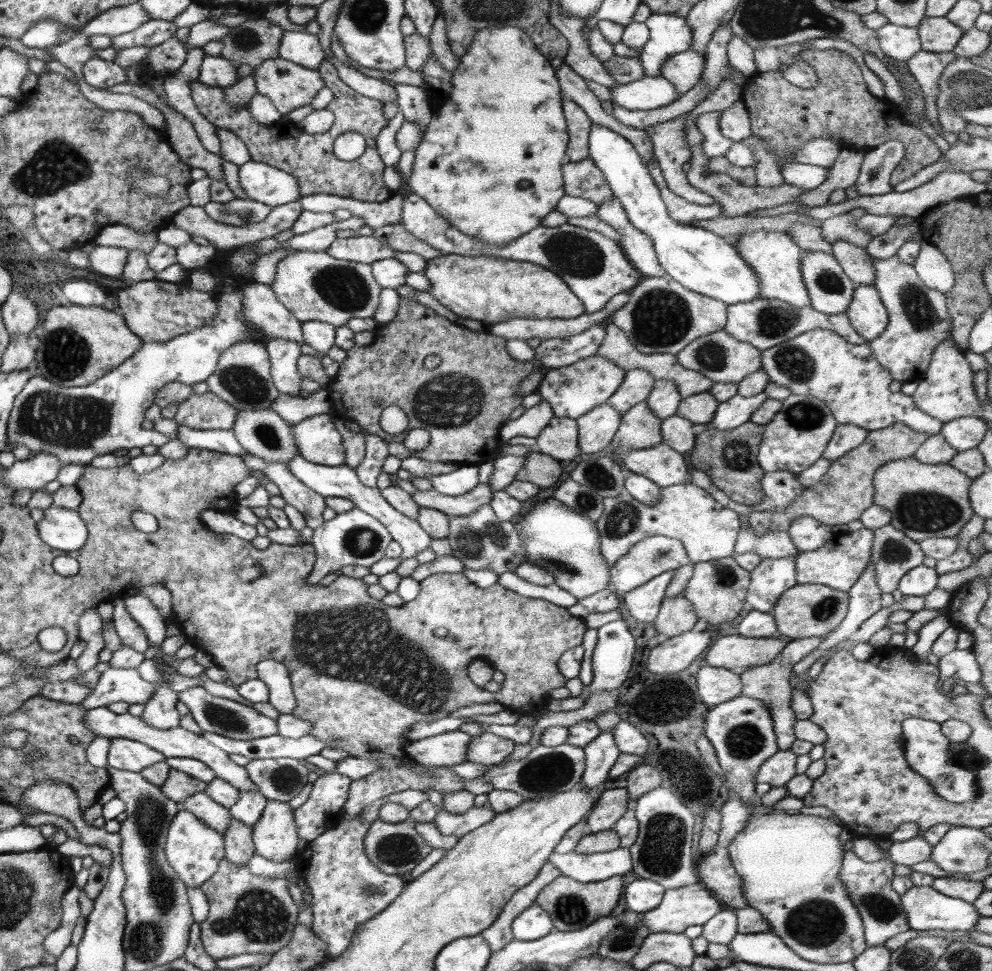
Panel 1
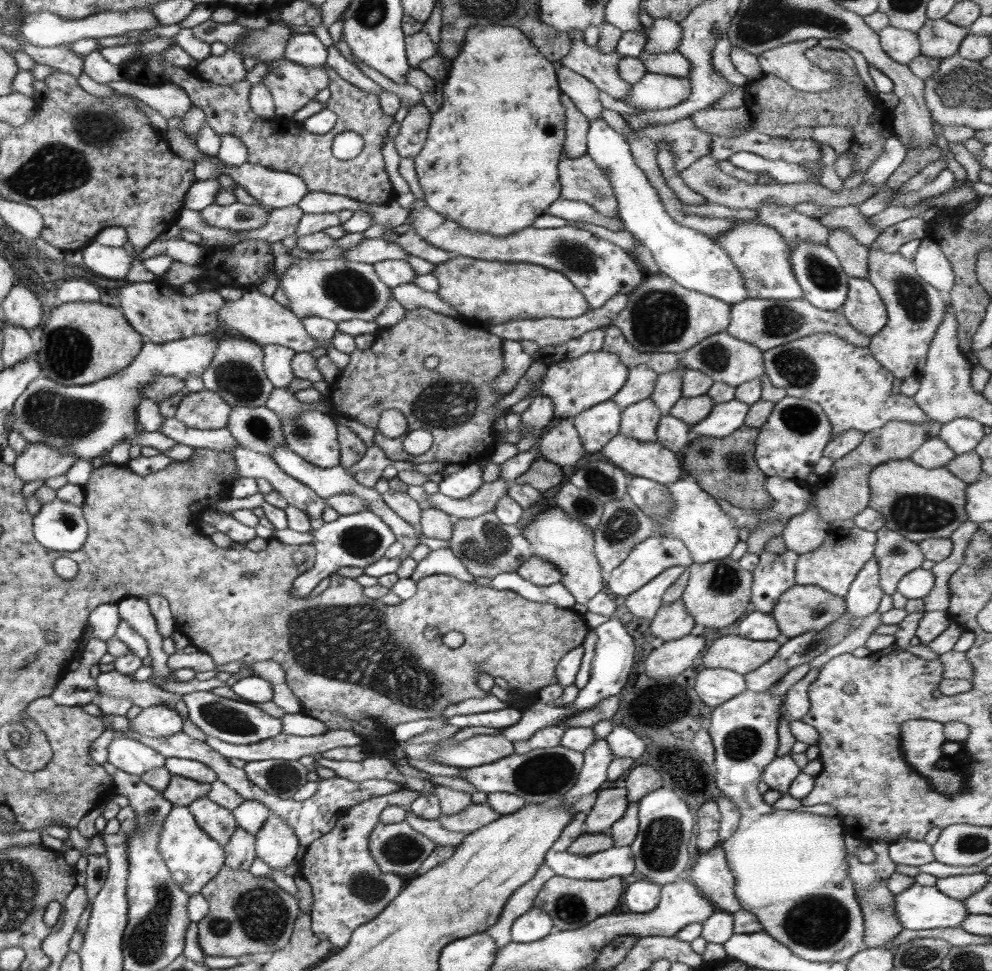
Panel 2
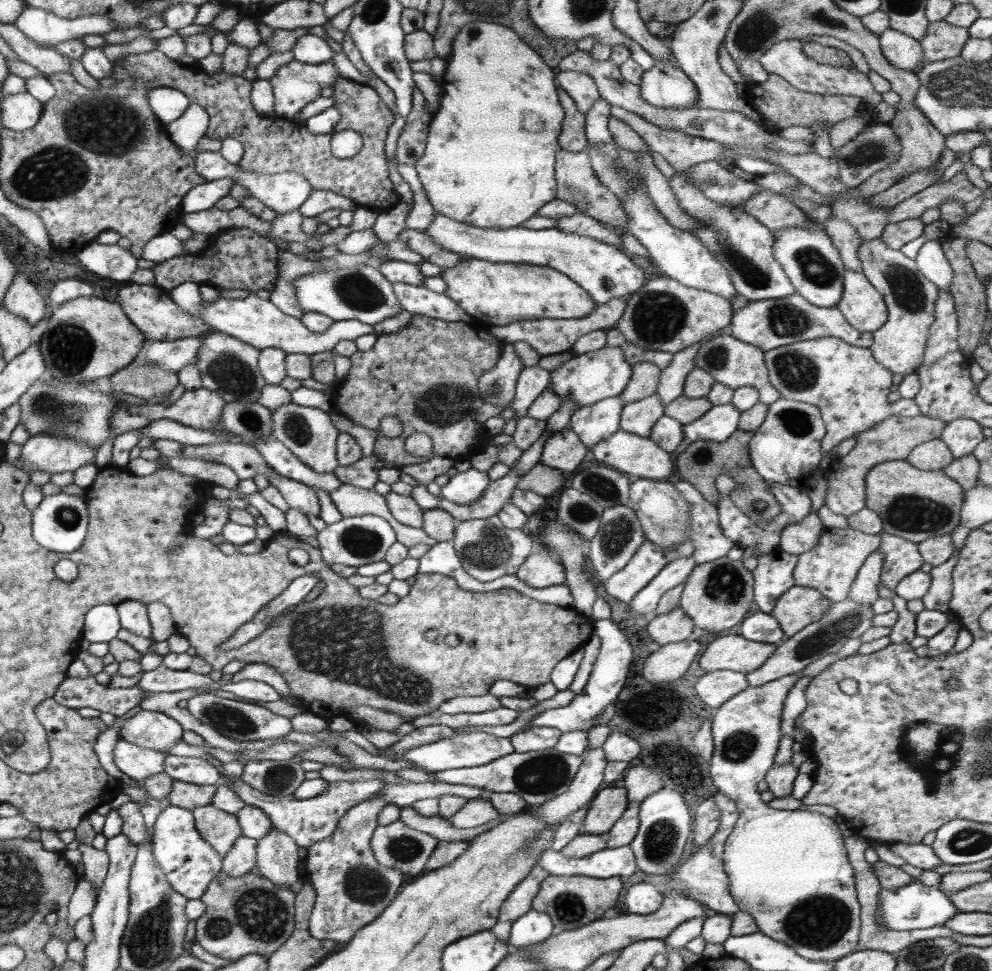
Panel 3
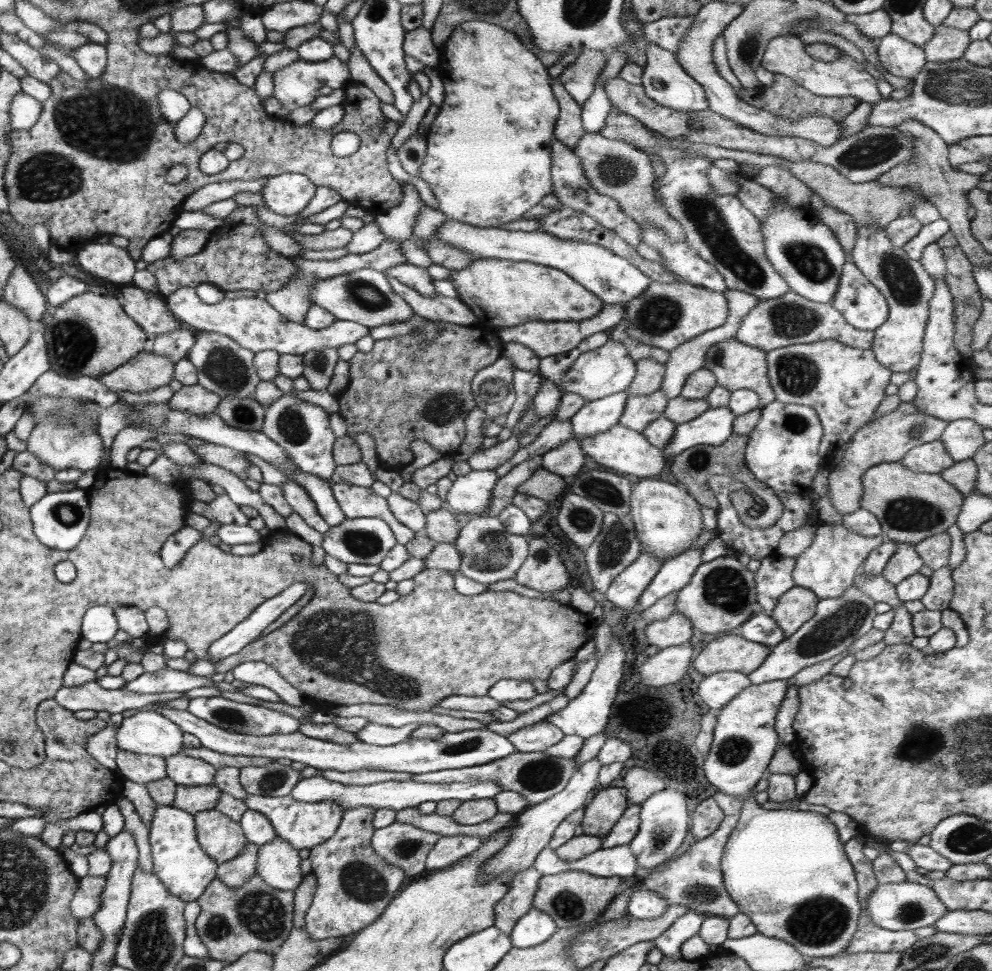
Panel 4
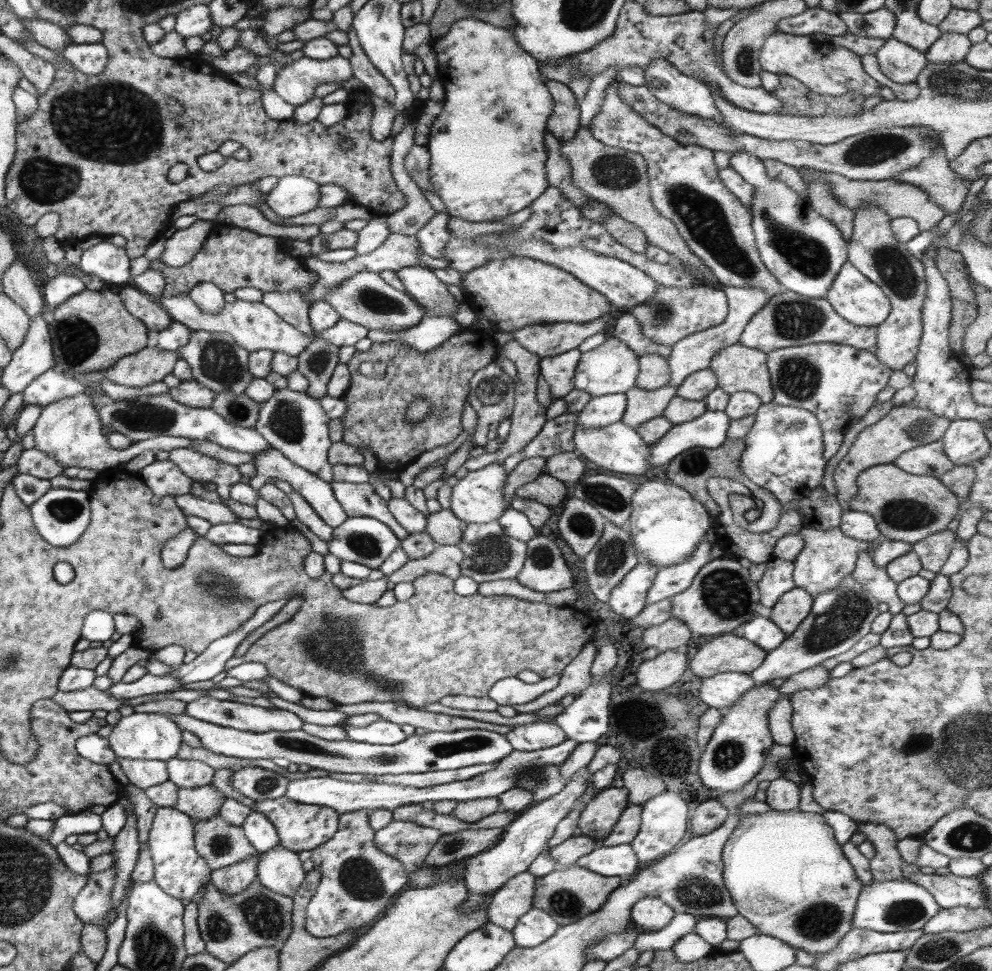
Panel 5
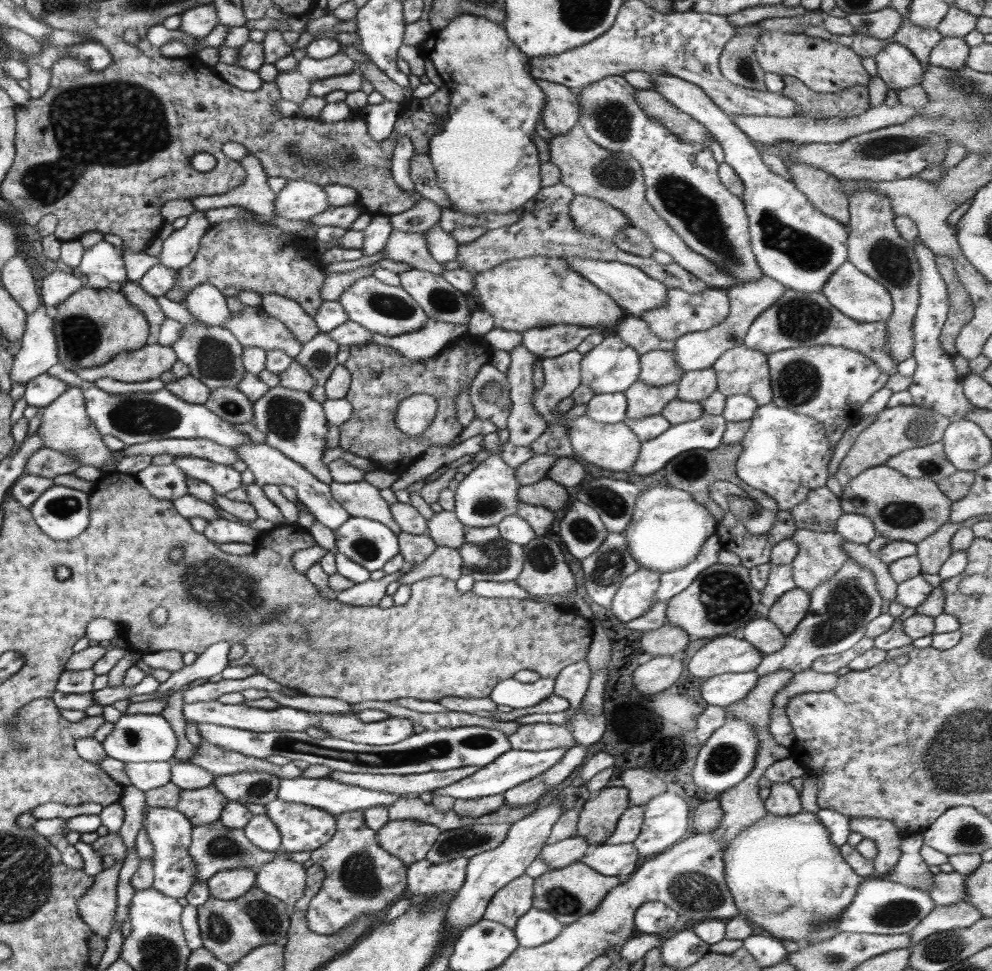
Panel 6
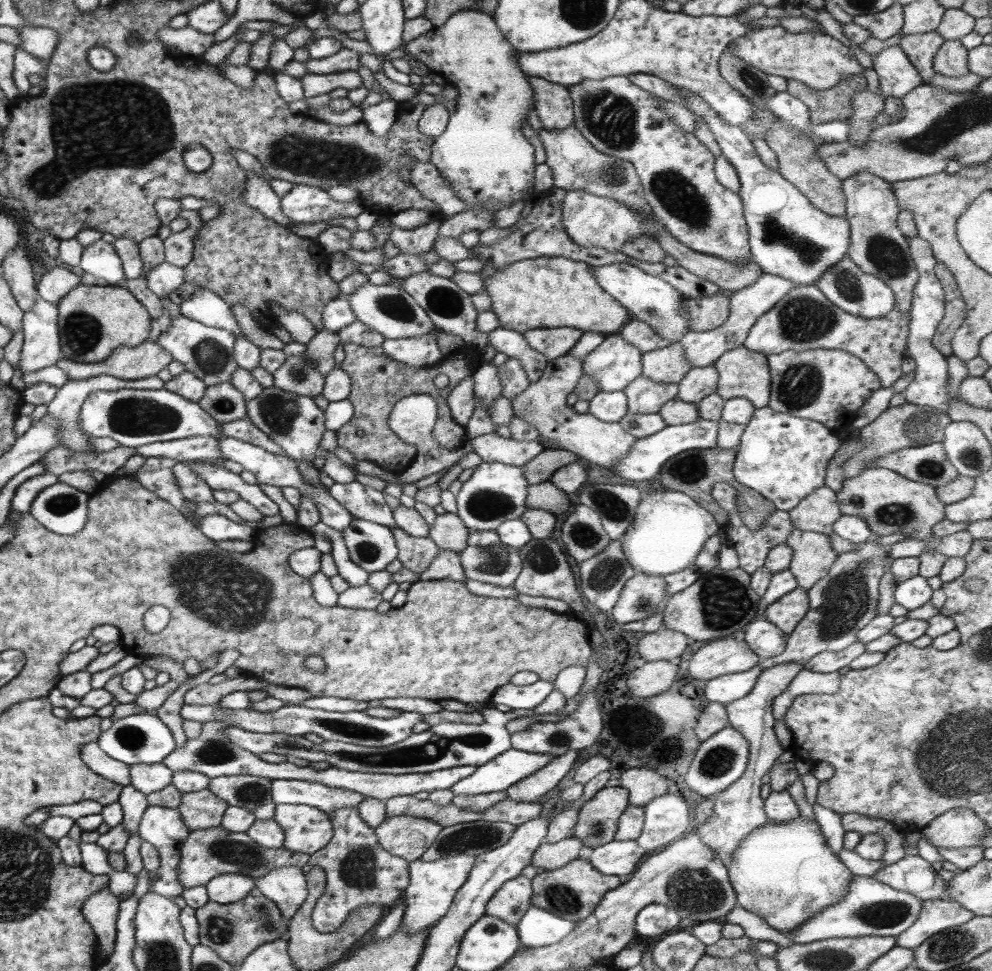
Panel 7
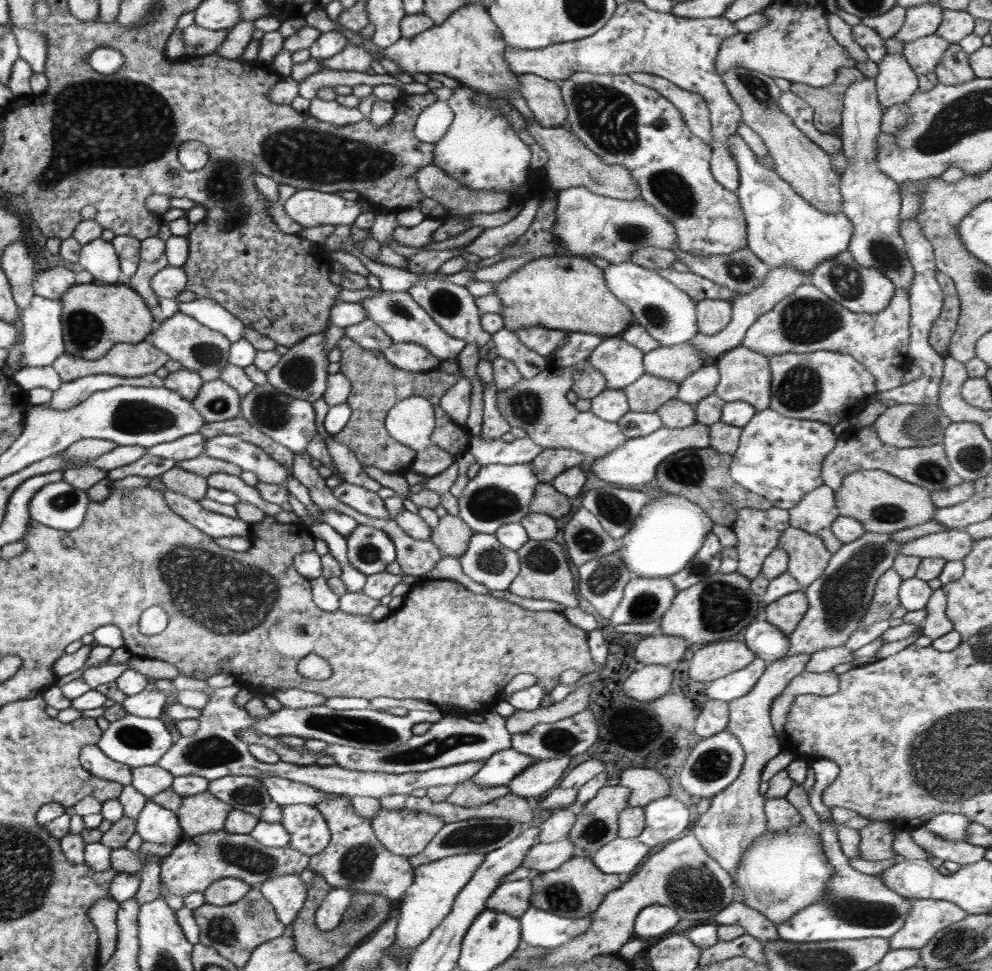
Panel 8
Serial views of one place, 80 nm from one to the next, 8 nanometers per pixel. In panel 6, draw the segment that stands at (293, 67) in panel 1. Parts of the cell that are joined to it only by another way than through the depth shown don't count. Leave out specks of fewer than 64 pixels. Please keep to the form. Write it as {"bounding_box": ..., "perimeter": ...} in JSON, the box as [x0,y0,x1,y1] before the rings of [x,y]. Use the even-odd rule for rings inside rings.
{"bounding_box":[274,51,356,105],"perimeter":[[[343,51],[320,60],[306,55],[298,61],[297,67],[291,72],[279,72],[274,84],[278,87],[281,98],[300,105],[309,97],[309,88],[314,80],[344,76],[356,71],[356,62]]]}

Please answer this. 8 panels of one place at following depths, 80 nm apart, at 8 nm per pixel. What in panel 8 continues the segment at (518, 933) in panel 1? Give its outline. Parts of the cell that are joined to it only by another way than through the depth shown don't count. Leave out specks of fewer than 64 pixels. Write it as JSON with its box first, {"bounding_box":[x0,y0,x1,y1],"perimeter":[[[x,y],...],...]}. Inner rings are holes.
{"bounding_box":[519,906,590,948],"perimeter":[[[530,906],[519,918],[522,941],[533,947],[556,948],[566,944],[590,926],[590,916],[570,918]]]}

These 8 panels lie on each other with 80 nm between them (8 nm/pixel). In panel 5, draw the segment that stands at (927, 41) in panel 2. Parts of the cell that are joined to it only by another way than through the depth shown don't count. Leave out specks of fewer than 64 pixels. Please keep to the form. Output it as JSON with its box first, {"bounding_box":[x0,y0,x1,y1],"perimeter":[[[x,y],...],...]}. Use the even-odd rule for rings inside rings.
{"bounding_box":[925,32,971,63],"perimeter":[[[942,32],[940,38],[925,52],[928,62],[956,63],[965,60],[971,47],[966,34],[959,32]]]}

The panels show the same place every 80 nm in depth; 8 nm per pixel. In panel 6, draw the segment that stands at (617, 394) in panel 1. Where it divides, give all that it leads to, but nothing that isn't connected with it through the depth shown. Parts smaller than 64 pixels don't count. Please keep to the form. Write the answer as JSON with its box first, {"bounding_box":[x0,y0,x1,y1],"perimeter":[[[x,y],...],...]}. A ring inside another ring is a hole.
{"bounding_box":[639,349,681,387],"perimeter":[[[657,349],[639,355],[641,373],[639,380],[650,386],[661,387],[677,383],[681,378],[681,370],[677,367],[675,353],[662,352]]]}

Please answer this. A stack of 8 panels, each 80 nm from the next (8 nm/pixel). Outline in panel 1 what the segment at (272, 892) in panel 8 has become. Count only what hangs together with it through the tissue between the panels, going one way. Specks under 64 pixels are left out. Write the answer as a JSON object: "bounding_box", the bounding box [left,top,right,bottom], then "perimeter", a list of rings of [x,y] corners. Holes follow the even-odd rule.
{"bounding_box":[254,799,298,862],"perimeter":[[[267,799],[266,808],[254,825],[255,853],[274,862],[286,862],[298,855],[294,808],[281,800]]]}

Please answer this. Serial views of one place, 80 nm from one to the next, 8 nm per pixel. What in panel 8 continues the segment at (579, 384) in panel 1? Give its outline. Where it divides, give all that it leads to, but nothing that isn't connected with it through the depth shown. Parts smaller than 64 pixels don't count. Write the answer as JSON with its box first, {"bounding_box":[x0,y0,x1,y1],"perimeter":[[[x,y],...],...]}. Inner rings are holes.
{"bounding_box":[586,337,645,390],"perimeter":[[[620,337],[604,338],[602,343],[598,344],[598,347],[590,353],[587,362],[590,366],[586,367],[586,370],[589,370],[590,367],[599,370],[606,379],[608,389],[622,390],[629,384],[632,384],[635,380],[638,380],[638,378],[645,373],[643,353]]]}

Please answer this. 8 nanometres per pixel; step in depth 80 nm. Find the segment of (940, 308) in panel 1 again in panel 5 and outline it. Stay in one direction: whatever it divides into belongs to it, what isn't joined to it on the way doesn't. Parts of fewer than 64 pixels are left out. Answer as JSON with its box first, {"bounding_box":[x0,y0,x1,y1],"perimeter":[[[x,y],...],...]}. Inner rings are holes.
{"bounding_box":[847,205,926,370],"perimeter":[[[876,205],[860,207],[853,215],[853,235],[847,244],[847,261],[866,276],[867,280],[874,282],[880,290],[884,291],[891,308],[889,316],[882,324],[876,327],[876,356],[878,360],[892,370],[903,370],[906,364],[916,360],[920,338],[922,338],[922,308],[926,300],[926,271],[920,259],[917,259],[907,248],[905,243],[901,243],[891,231],[891,218],[883,208]]]}

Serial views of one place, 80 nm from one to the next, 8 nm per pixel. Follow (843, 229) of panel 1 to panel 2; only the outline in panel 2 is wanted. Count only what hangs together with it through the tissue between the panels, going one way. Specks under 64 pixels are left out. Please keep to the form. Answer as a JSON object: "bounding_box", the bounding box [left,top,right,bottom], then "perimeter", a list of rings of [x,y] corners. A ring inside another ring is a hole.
{"bounding_box":[819,204,881,247],"perimeter":[[[855,204],[833,207],[833,209],[819,220],[826,228],[844,229],[850,232],[862,246],[870,247],[881,233],[869,221],[869,218],[858,211]]]}

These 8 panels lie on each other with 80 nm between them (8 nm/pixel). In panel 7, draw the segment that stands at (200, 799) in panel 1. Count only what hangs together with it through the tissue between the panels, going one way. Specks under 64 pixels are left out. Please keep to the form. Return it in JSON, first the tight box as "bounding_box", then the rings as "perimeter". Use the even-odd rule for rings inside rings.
{"bounding_box":[178,827,309,889],"perimeter":[[[220,827],[190,831],[182,845],[179,860],[178,883],[184,889],[205,886],[212,878],[222,874],[243,874],[255,880],[285,866],[302,868],[309,862],[309,855],[292,852],[287,848],[264,848],[245,832],[228,832]]]}

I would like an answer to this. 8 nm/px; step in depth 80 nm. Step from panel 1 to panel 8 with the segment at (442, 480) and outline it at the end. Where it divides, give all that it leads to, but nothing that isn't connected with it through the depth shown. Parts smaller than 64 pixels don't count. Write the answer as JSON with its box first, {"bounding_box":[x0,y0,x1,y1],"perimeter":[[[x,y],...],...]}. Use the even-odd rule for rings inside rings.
{"bounding_box":[458,463,539,534],"perimeter":[[[532,463],[488,464],[481,466],[477,475],[458,497],[459,517],[473,530],[482,534],[495,534],[499,526],[508,522],[519,522],[530,512],[530,503],[539,478]]]}

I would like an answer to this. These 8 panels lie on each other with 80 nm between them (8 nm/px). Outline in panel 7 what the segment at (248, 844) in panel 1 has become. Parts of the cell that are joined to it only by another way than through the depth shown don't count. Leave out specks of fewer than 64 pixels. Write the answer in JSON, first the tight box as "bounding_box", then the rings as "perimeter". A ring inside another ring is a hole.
{"bounding_box":[205,874,256,904],"perimeter":[[[222,874],[205,886],[210,901],[228,904],[246,897],[256,887],[256,880],[243,874]]]}

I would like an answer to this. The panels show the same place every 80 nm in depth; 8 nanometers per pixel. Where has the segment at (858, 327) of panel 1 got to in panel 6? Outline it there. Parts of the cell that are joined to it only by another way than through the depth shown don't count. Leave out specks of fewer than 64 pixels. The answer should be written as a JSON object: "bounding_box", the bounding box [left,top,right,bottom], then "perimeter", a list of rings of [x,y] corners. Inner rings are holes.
{"bounding_box":[821,260,893,323],"perimeter":[[[848,260],[832,273],[829,280],[826,280],[821,294],[838,312],[842,312],[842,315],[858,322],[877,323],[890,319],[890,315],[892,315],[893,302],[886,288],[882,284],[878,284],[876,280],[870,279],[870,276],[859,272]]]}

